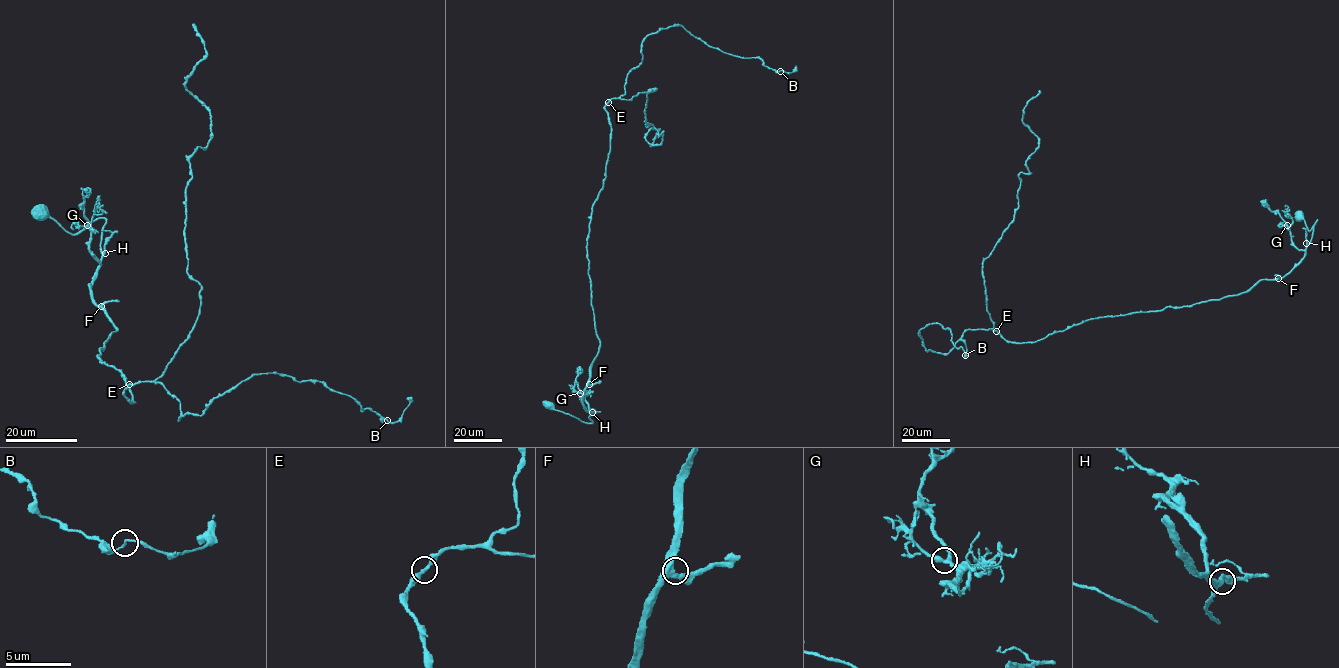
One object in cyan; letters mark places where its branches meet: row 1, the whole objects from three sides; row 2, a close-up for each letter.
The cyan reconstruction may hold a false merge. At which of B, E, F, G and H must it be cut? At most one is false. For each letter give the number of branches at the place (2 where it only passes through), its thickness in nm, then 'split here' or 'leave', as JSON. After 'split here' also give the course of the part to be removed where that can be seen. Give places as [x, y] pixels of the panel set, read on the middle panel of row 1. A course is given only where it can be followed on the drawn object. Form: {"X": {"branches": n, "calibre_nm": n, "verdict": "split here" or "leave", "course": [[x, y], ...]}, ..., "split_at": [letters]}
{"B": {"branches": 2, "calibre_nm": 170, "verdict": "leave"}, "E": {"branches": 2, "calibre_nm": 280, "verdict": "leave"}, "F": {"branches": 3, "calibre_nm": 400, "verdict": "leave"}, "G": {"branches": 3, "calibre_nm": 320, "verdict": "leave"}, "H": {"branches": 3, "calibre_nm": 260, "verdict": "leave"}, "split_at": []}

